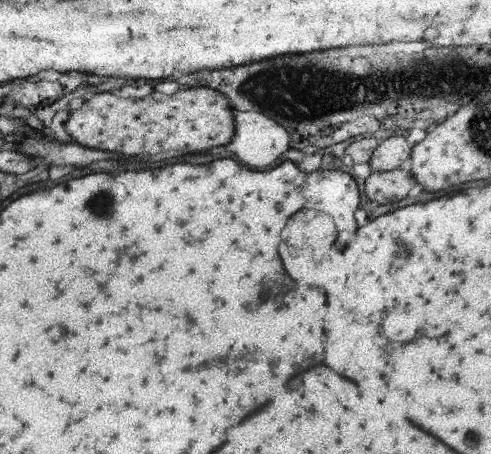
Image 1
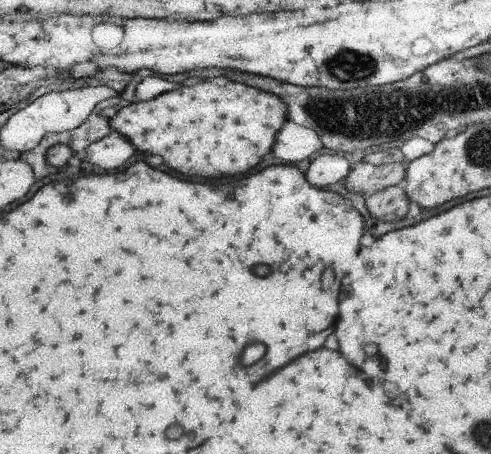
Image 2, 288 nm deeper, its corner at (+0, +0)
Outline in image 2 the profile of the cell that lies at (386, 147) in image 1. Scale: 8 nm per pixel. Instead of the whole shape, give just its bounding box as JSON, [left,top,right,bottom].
[345,160,405,200]

